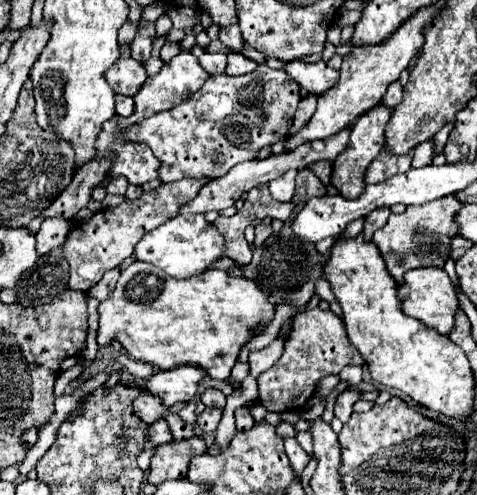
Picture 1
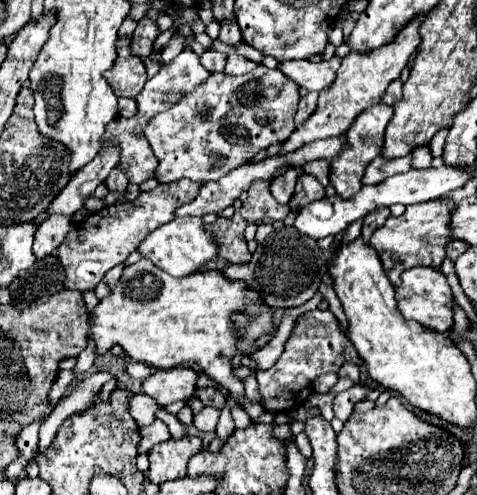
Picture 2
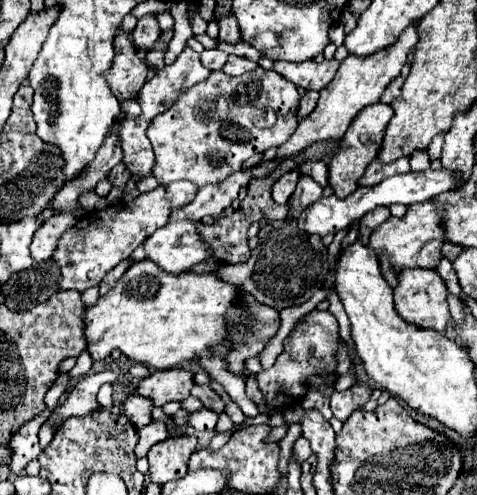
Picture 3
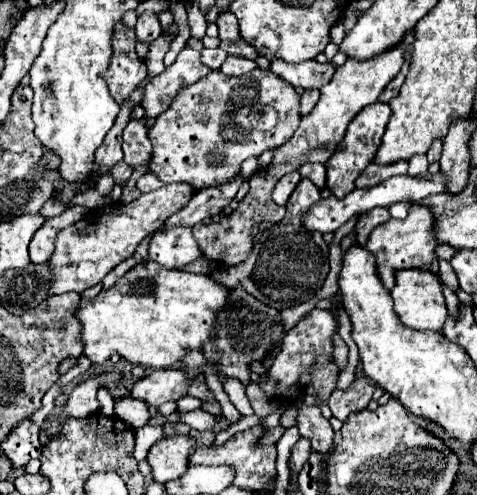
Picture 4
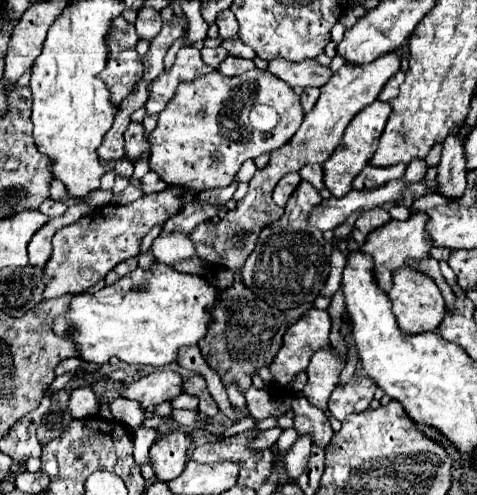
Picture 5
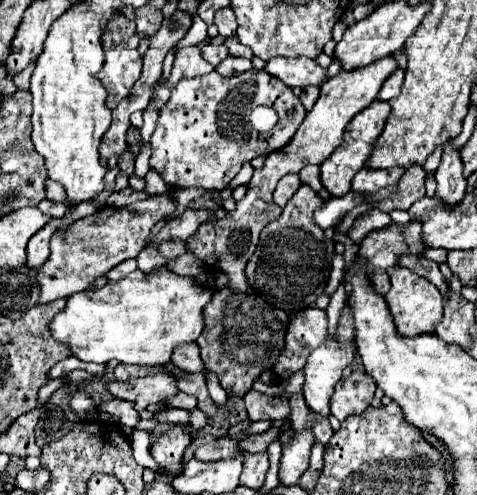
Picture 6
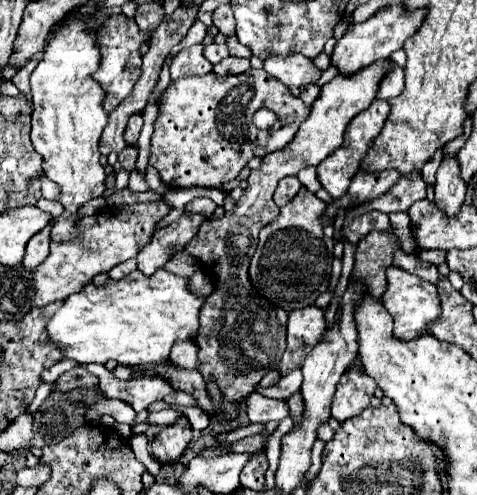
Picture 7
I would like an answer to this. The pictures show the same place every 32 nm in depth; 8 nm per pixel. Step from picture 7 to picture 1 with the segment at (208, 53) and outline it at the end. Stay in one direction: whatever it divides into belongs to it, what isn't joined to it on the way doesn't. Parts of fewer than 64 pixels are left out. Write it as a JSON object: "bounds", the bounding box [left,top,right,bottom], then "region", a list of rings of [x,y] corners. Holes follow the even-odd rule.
{"bounds":[200,54,226,76],"region":[[[202,54],[200,58],[200,66],[210,74],[210,76],[216,76],[216,74],[222,74],[226,70],[226,54]]]}

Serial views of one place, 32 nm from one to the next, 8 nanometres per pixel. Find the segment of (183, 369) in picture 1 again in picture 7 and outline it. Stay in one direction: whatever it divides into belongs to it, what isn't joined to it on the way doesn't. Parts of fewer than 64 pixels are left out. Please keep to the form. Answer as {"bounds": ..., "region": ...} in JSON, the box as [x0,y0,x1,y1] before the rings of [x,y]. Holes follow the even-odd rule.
{"bounds":[88,364,174,412],"region":[[[88,364],[88,372],[96,374],[100,378],[100,390],[108,398],[118,398],[122,402],[128,402],[134,406],[136,412],[146,410],[152,402],[166,398],[168,394],[174,394],[174,386],[164,380],[162,376],[144,376],[144,378],[132,378],[132,380],[118,380],[112,372],[108,372],[104,366]]]}

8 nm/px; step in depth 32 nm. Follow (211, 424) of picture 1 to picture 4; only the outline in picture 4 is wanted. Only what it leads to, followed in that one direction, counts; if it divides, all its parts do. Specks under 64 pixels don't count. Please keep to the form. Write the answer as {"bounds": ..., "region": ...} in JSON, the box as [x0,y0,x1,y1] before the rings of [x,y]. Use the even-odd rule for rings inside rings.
{"bounds":[182,410,216,430],"region":[[[194,410],[194,412],[182,412],[182,422],[186,422],[194,430],[212,430],[216,424],[216,416],[206,410]]]}

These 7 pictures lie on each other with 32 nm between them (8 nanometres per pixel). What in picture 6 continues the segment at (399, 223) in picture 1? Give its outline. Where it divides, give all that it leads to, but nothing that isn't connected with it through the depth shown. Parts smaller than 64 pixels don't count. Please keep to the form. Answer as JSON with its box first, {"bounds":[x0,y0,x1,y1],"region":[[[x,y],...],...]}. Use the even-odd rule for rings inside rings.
{"bounds":[358,218,428,294],"region":[[[414,218],[410,220],[408,224],[390,224],[386,228],[380,228],[376,232],[370,232],[366,238],[364,238],[364,244],[360,244],[360,250],[358,254],[362,258],[368,258],[368,274],[372,278],[372,284],[376,288],[376,292],[380,294],[386,294],[388,288],[390,288],[390,276],[388,276],[388,268],[394,268],[394,266],[400,266],[400,258],[402,256],[422,256],[424,250],[428,250],[428,246],[422,242],[422,220]]]}

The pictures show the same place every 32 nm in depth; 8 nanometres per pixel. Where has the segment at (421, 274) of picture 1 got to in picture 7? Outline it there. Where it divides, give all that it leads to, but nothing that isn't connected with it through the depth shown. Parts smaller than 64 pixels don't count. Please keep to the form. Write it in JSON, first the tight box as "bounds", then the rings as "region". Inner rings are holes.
{"bounds":[382,266,440,340],"region":[[[398,266],[388,268],[386,278],[388,278],[388,290],[382,296],[382,302],[394,318],[396,336],[402,338],[402,340],[412,340],[412,338],[420,336],[424,330],[428,330],[428,326],[440,318],[438,290],[436,290],[434,284],[430,284],[426,280],[420,280],[416,274],[410,274],[410,272],[406,272]]]}

